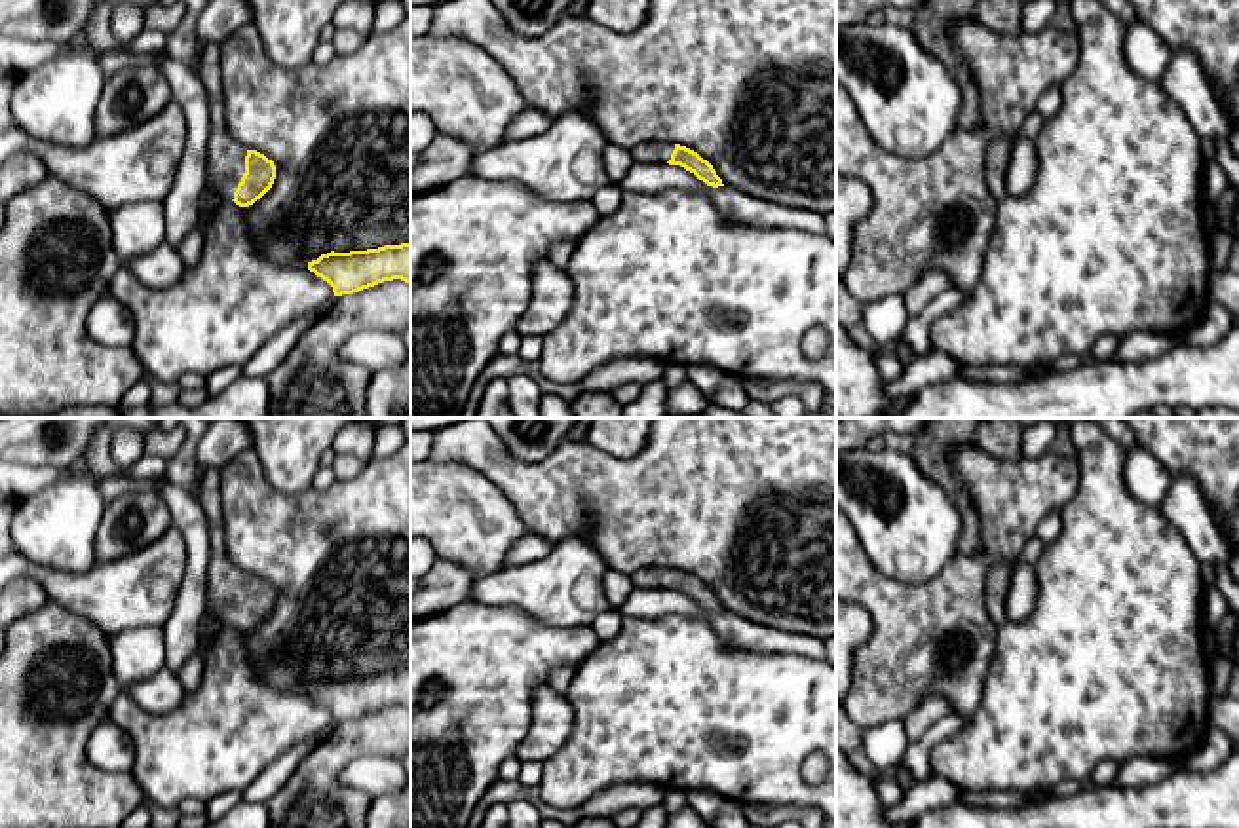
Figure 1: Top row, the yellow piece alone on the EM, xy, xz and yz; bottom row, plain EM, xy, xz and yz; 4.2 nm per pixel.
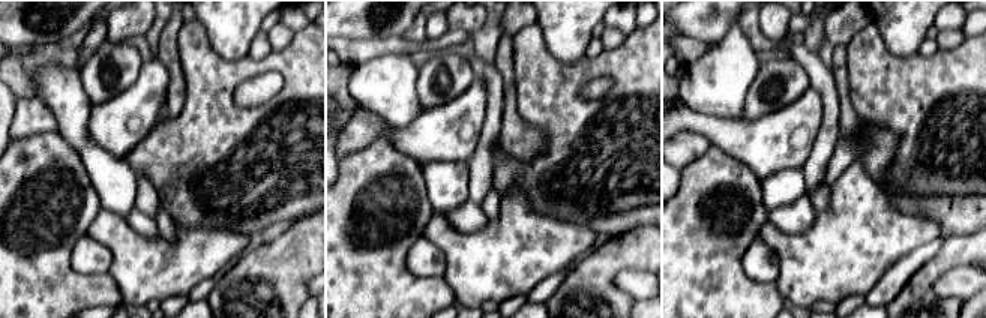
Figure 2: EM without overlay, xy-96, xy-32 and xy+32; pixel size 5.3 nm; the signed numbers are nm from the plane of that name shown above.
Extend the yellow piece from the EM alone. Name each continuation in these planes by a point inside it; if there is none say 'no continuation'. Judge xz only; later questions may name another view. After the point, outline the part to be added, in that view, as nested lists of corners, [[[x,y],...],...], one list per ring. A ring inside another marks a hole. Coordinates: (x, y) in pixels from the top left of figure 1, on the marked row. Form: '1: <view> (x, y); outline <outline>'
1: xz (647, 152); outline [[[640,142],[631,148],[631,156],[637,163],[667,163],[673,150],[673,142]]]

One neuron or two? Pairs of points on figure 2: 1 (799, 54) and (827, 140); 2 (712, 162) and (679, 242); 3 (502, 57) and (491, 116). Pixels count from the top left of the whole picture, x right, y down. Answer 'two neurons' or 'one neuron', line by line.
1: one neuron
2: one neuron
3: two neurons

